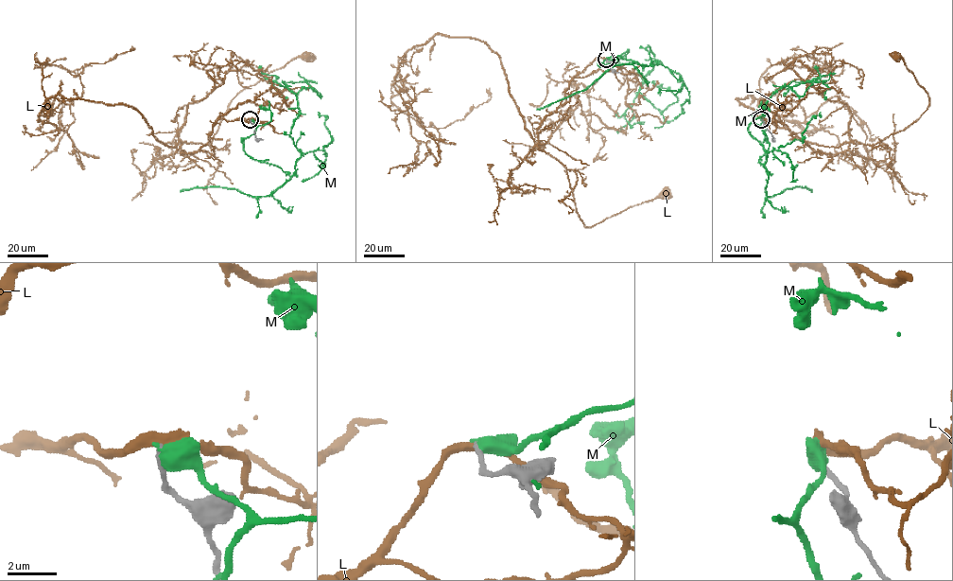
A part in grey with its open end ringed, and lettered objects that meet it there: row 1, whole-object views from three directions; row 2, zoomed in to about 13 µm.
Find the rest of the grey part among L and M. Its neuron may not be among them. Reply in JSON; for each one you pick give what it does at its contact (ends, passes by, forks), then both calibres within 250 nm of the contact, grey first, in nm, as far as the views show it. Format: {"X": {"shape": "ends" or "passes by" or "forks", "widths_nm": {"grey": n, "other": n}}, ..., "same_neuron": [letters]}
{"same_neuron": []}

